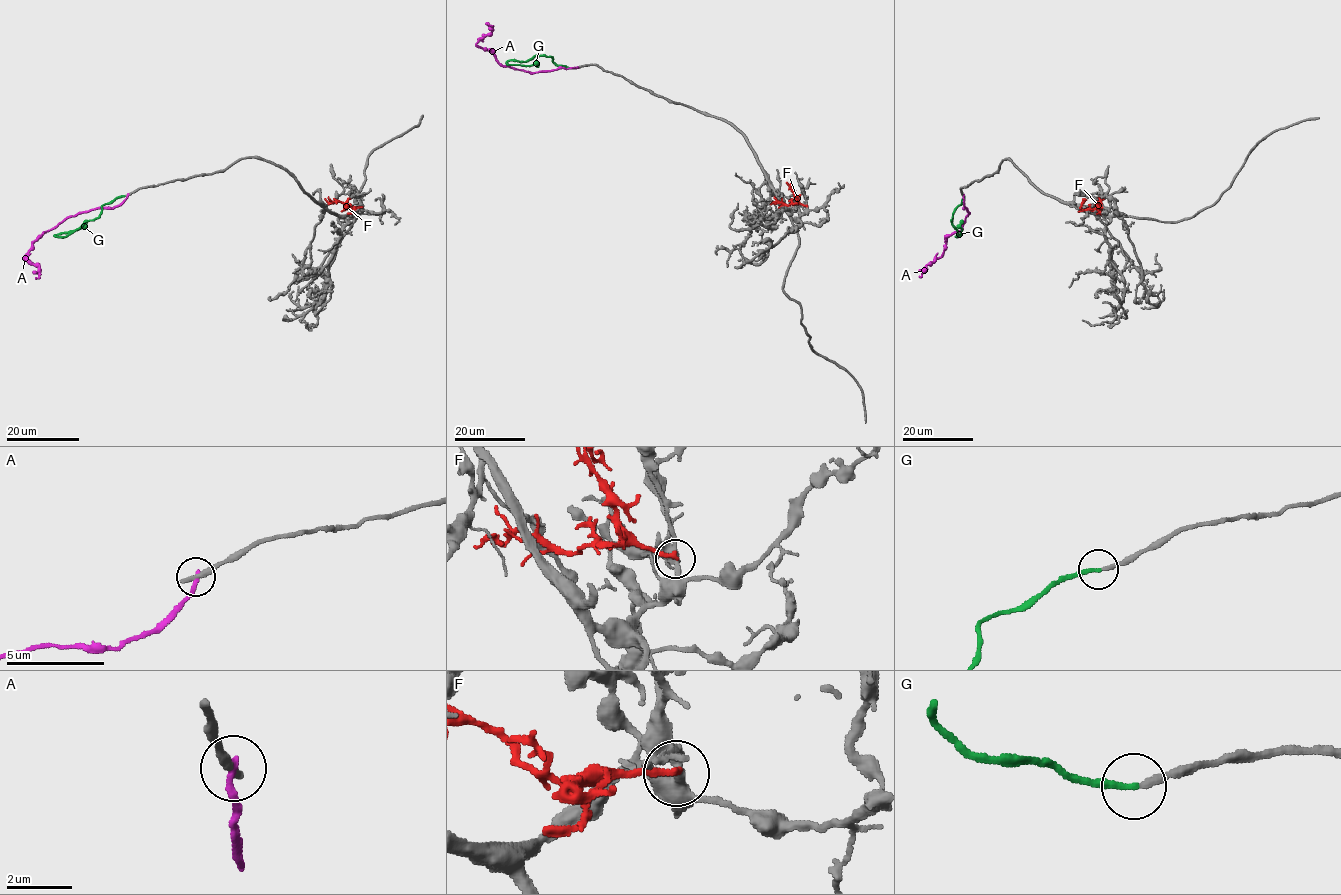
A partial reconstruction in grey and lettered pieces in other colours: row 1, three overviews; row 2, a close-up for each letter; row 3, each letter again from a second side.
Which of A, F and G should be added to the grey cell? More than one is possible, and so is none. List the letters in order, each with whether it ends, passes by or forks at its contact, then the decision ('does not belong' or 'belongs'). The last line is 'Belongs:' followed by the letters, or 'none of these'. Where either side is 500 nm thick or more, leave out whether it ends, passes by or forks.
A: it ends; does not belong
F: it ends; does not belong
G: it ends; belongs
Belongs: G

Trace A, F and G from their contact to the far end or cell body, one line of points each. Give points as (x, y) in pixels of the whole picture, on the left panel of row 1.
A: (128, 194), (112, 208), (100, 207), (67, 216), (36, 239), (23, 257), (39, 266), (38, 277), (35, 277)
F: (362, 207), (345, 209), (350, 199)
G: (124, 195), (105, 204), (99, 215), (87, 220), (65, 236), (55, 235), (81, 228), (85, 220)

